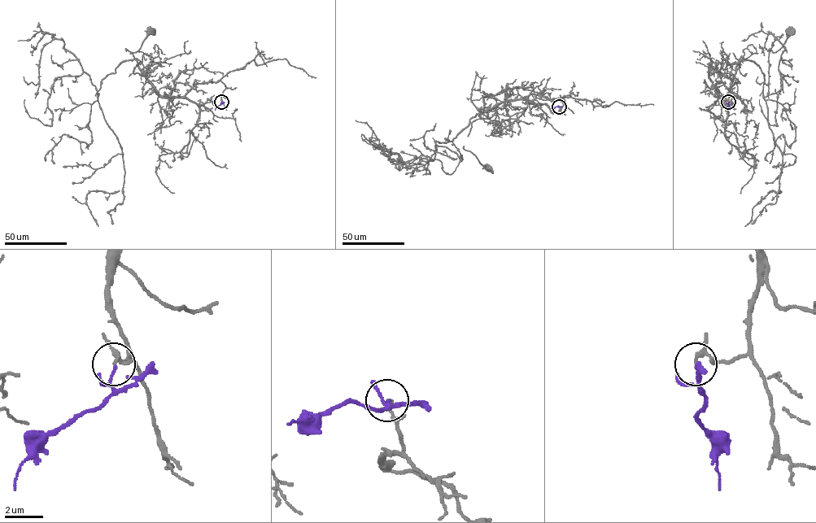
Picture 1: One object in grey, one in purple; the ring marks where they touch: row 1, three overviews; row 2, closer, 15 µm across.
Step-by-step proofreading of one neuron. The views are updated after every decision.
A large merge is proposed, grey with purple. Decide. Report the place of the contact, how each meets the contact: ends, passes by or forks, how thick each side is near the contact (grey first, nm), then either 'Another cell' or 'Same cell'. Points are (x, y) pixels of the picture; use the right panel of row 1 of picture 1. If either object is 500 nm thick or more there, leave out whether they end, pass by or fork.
Place: (728, 102). At the ring grey passes by. At the ring purple ends. Thickness 170 nm (grey) against 120 nm. Another cell

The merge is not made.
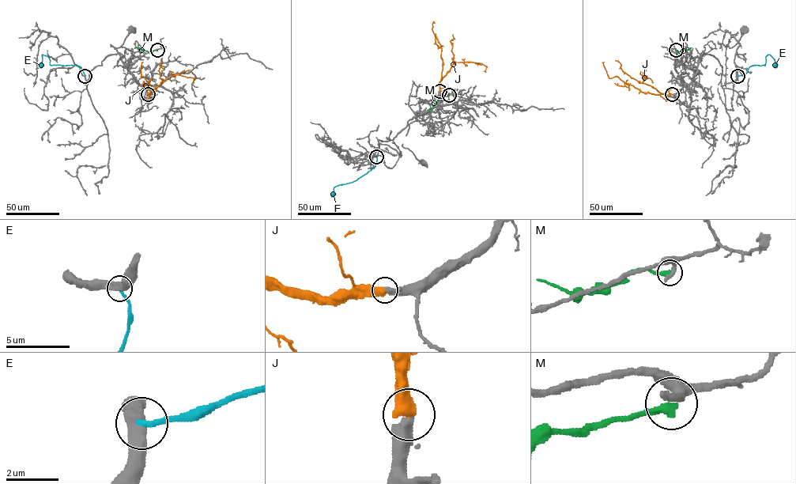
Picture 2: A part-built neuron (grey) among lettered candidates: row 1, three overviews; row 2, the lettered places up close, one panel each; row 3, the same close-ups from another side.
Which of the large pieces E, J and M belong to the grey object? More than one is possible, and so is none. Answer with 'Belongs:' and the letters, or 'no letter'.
Belongs: J

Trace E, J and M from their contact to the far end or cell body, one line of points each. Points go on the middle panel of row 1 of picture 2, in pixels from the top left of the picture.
E: (376, 156), (374, 167), (356, 180), (336, 186), (332, 194)
J: (439, 91), (443, 60), (440, 44), (431, 28), (435, 23)
M: (449, 95), (441, 97), (427, 111)

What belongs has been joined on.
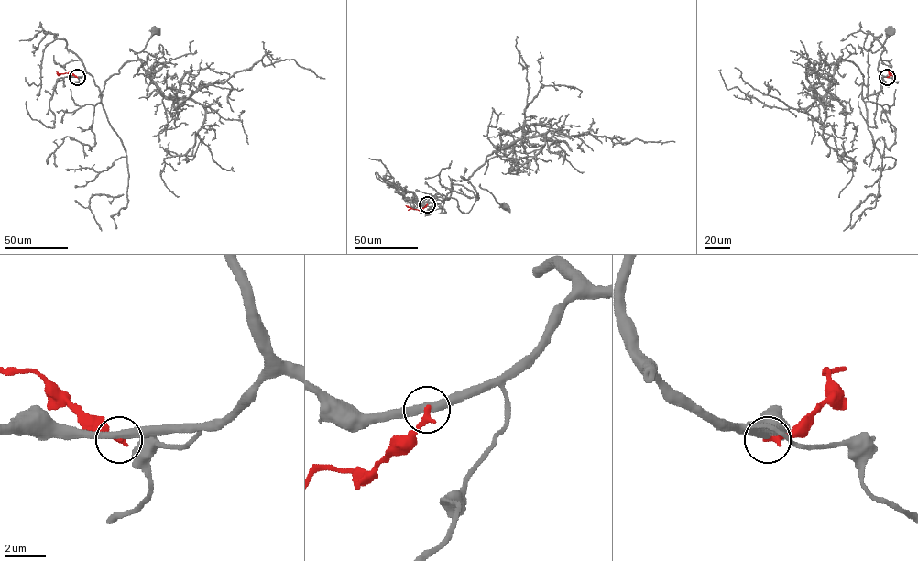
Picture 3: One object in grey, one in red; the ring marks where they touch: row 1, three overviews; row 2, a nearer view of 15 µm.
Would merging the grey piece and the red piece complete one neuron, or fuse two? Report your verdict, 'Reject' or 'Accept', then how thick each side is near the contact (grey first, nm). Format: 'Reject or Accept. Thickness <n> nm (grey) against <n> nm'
Reject. Thickness 380 nm (grey) against 280 nm

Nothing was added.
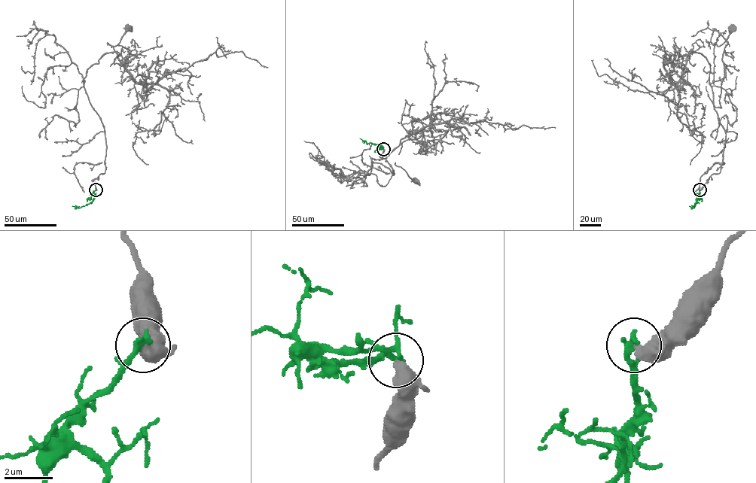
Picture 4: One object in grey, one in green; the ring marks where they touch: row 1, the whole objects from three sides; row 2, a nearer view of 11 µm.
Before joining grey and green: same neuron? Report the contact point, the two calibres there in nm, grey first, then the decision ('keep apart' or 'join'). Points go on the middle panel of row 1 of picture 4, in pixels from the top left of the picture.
(383, 149) | 480/300 nm | keep apart

